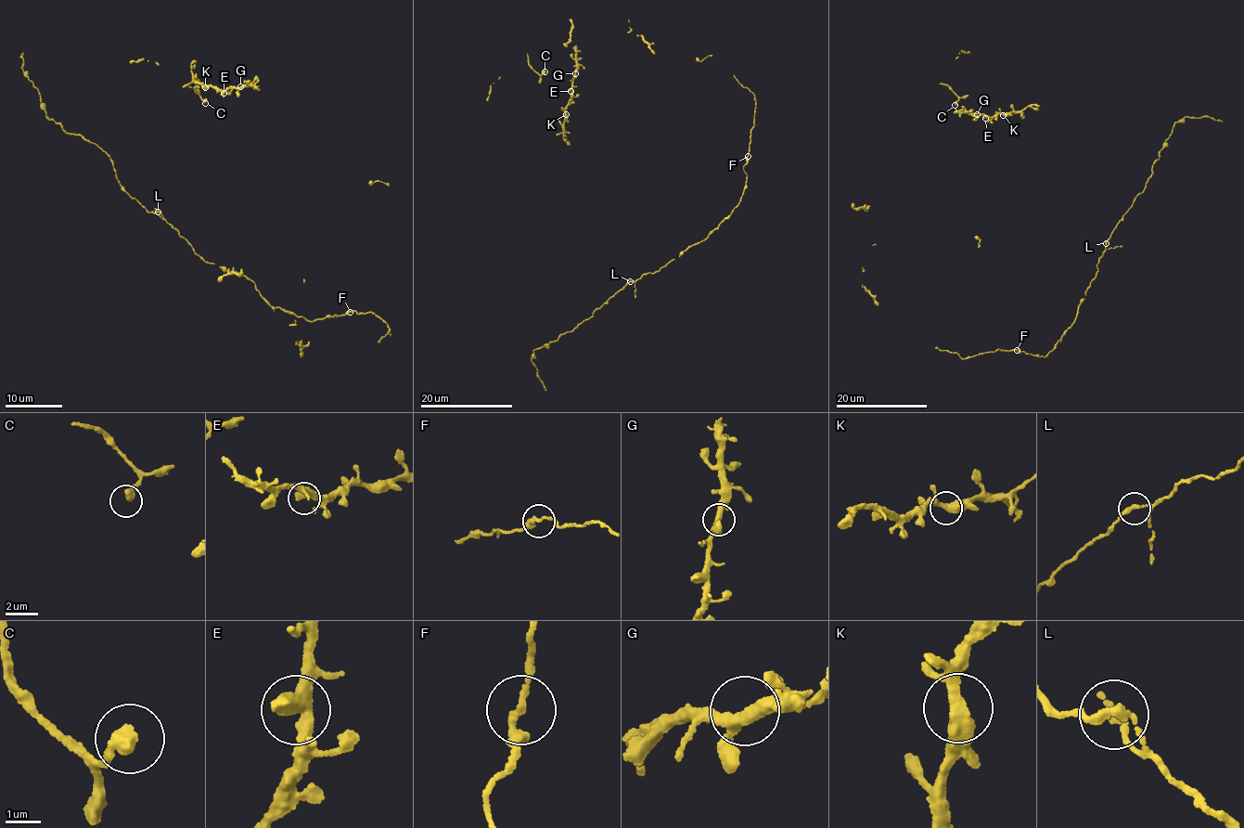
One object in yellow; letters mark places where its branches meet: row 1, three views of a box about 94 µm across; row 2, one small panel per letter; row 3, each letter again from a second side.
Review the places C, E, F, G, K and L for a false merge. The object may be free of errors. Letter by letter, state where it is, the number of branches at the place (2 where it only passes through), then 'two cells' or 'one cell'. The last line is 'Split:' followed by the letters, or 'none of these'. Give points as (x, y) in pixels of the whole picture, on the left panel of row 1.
C: place (205, 103); branches 1; one cell
E: place (224, 93); branches 2; one cell
F: place (350, 312); branches 2; one cell
G: place (240, 86); branches 3; one cell
K: place (205, 87); branches 3; one cell
L: place (158, 212); branches 2; one cell
Split: none of these

